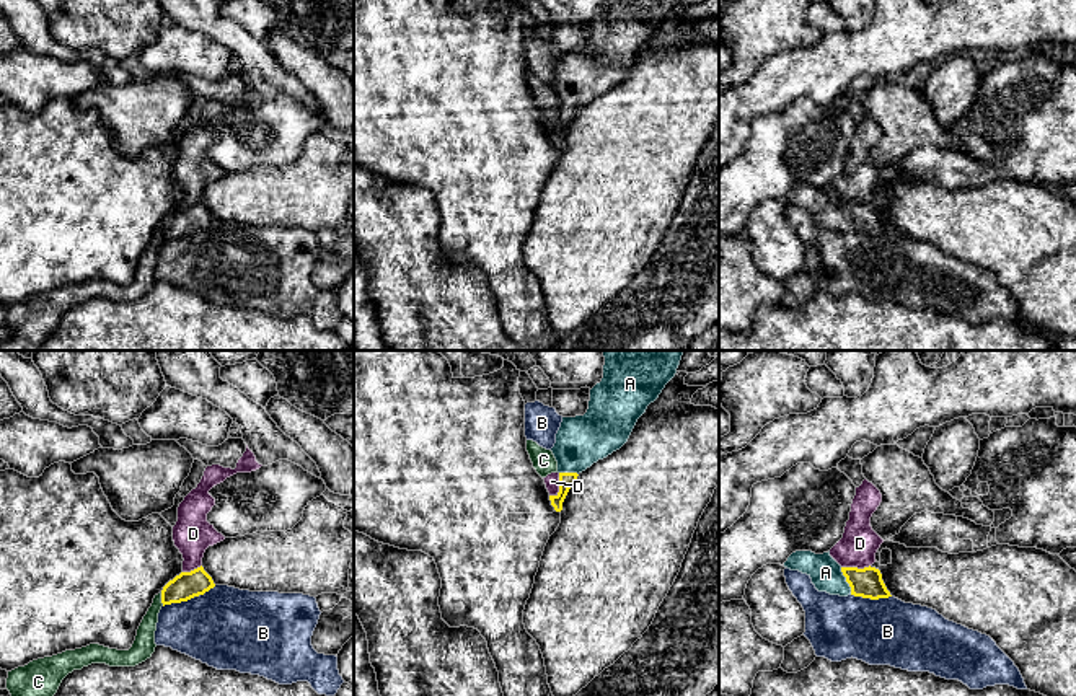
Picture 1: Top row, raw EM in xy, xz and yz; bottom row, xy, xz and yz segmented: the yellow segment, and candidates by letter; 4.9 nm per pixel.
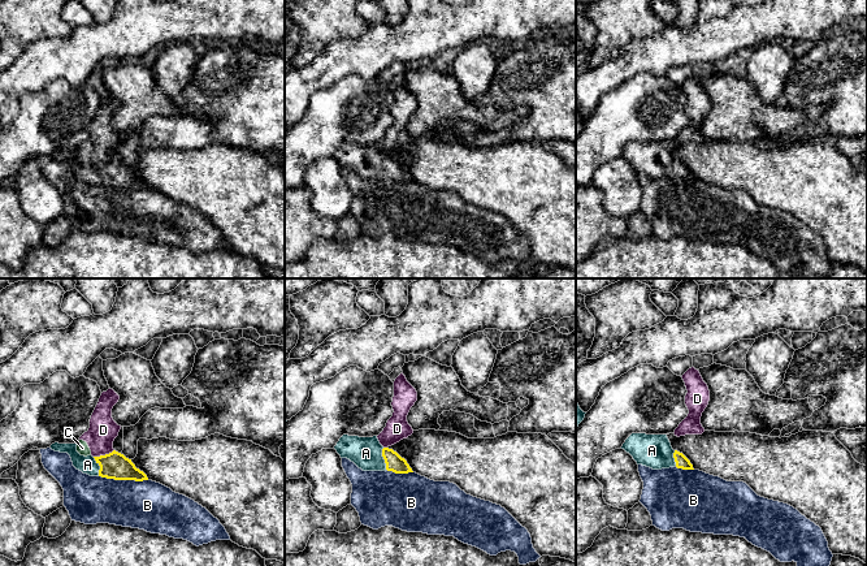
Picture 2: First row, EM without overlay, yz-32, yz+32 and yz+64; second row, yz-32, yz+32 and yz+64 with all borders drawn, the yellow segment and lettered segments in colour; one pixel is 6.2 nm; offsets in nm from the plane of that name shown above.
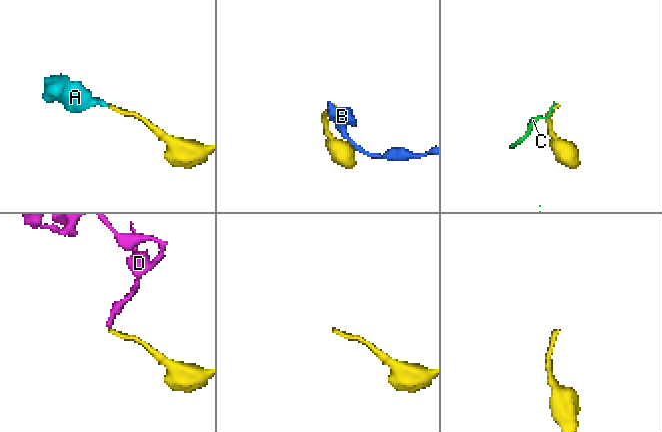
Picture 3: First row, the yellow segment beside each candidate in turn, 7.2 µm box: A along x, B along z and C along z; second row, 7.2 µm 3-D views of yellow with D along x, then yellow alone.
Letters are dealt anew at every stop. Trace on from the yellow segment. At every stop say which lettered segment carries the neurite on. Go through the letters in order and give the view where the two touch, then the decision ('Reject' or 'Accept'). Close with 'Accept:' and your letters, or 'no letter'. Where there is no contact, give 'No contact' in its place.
A: Touches yellow in yz. Accept
B: Touches yellow in xy. Reject
C: Touches yellow in xy. Reject
D: Touches yellow in xz. Reject
Accept: A

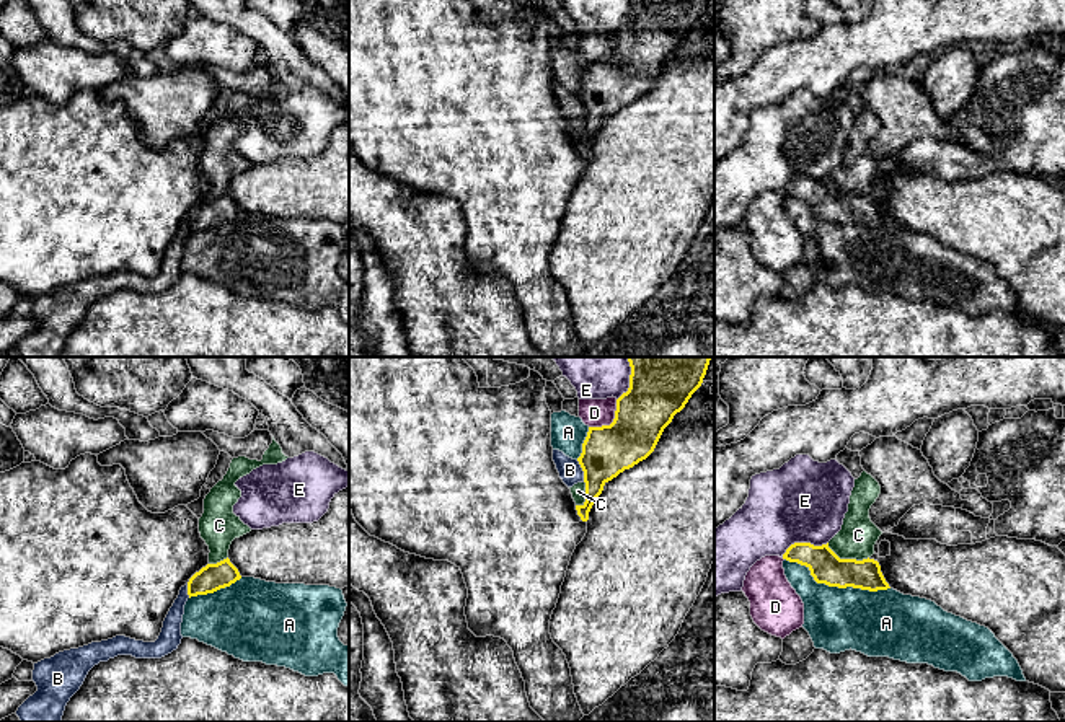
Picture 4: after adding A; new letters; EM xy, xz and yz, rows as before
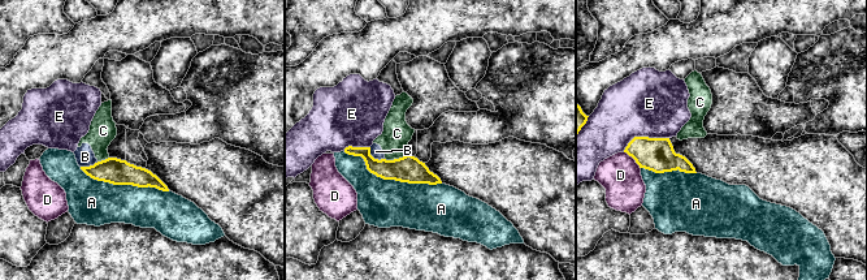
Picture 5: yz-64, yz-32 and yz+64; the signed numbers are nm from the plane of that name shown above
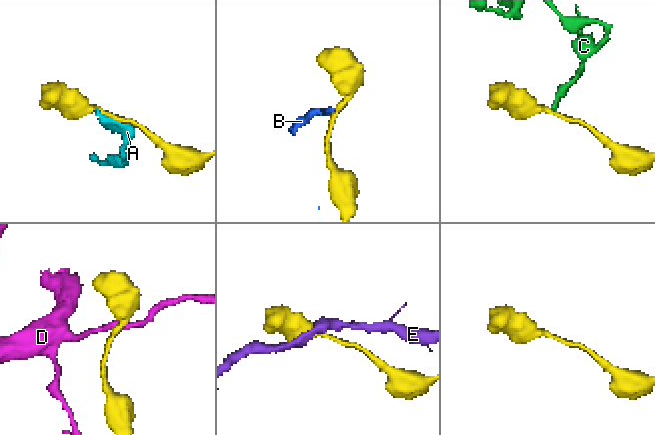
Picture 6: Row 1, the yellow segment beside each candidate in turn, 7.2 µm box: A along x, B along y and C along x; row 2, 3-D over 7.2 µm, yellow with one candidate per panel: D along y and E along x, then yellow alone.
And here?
A: Touches yellow in yz. Reject
B: Touches yellow in xz. Reject
C: Touches yellow in yz. Reject
D: Touches yellow in xz. Reject
E: Touches yellow in yz. Reject
Accept: no letter

